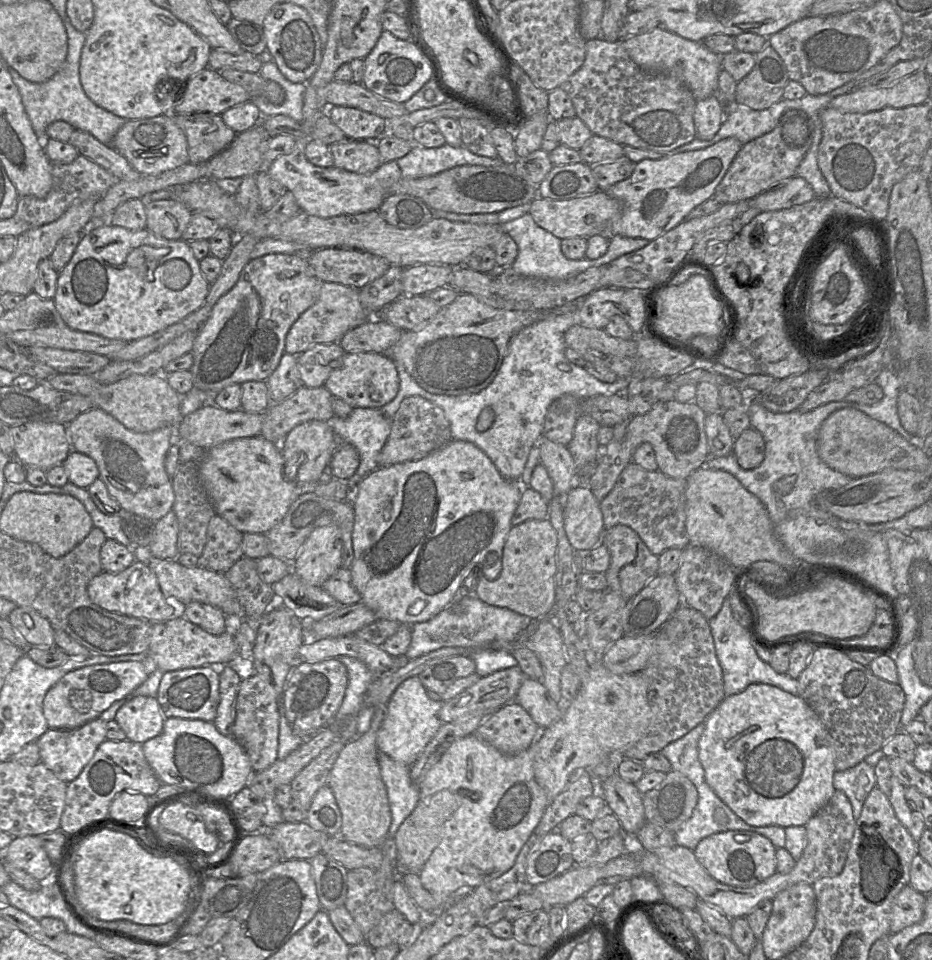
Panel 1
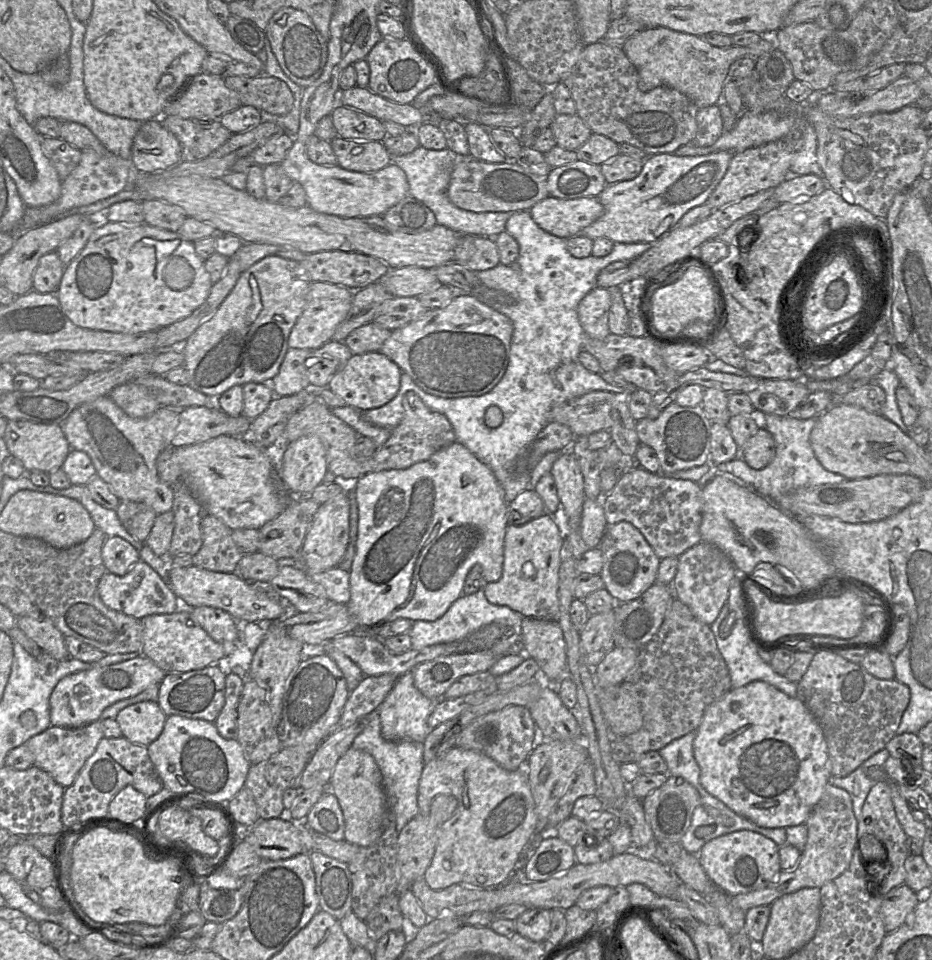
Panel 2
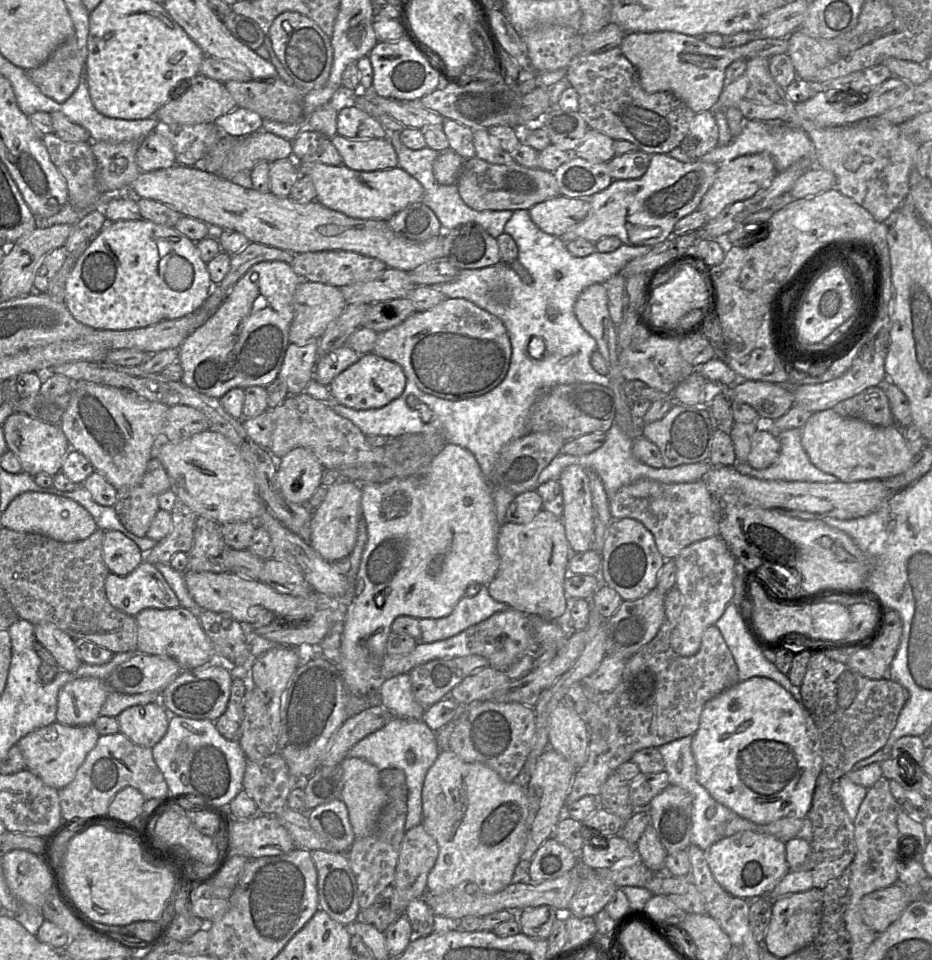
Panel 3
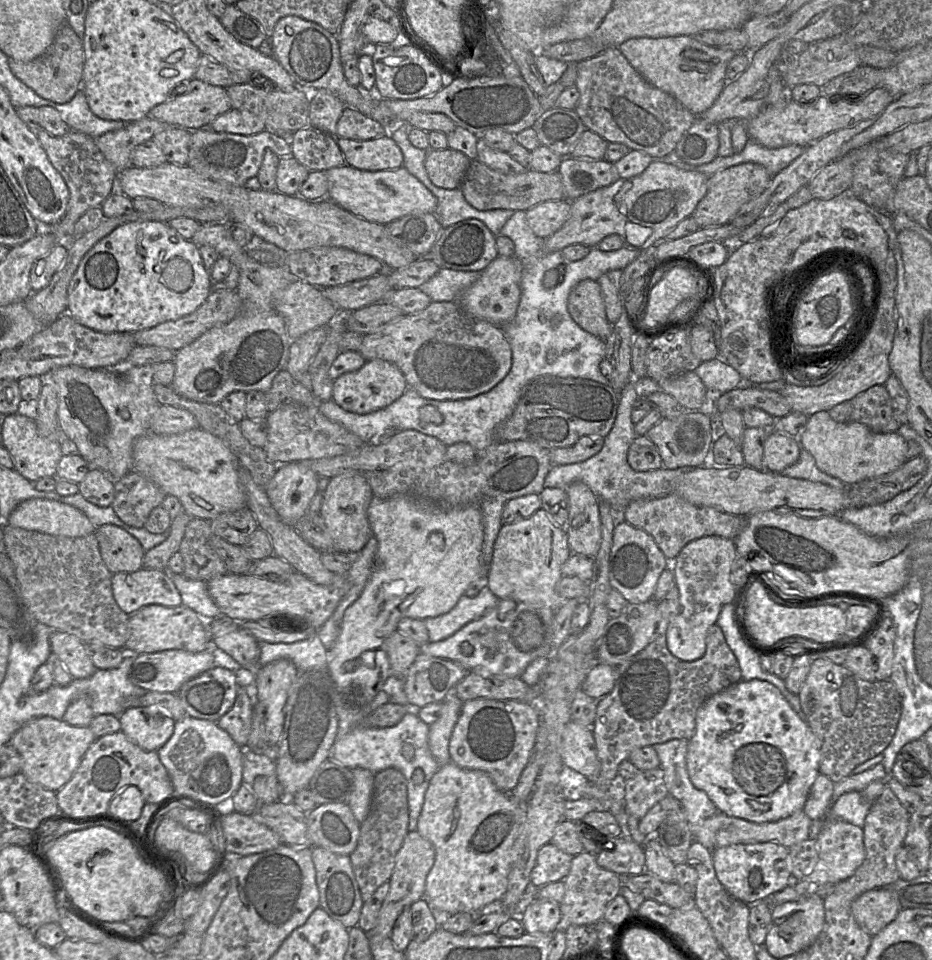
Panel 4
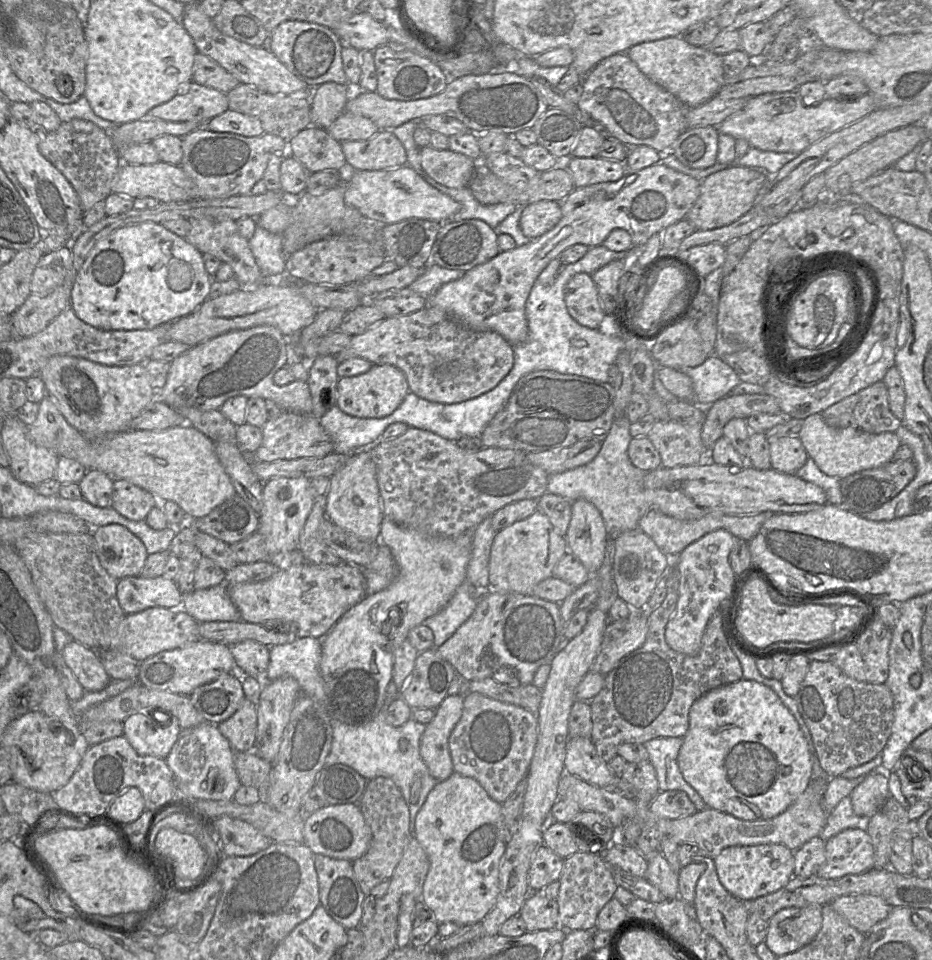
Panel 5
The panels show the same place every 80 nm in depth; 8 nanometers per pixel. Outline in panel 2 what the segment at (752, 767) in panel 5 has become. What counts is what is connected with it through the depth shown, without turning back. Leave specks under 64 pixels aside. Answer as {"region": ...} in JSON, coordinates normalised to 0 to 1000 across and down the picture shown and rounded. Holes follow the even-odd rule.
{"region":[[[820,709],[785,717],[756,740],[744,772],[745,789],[755,822],[792,849],[820,863],[864,858],[893,806],[883,760],[856,726],[848,726]]]}

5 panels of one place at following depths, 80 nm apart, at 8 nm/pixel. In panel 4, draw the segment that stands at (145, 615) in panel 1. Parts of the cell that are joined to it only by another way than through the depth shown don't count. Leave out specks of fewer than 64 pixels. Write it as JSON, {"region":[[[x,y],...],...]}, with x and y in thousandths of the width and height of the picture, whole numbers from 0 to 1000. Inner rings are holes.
{"region":[[[151,592],[146,596],[126,597],[120,600],[120,616],[129,634],[141,641],[158,630],[190,632],[195,630],[194,620],[180,597],[173,594]]]}

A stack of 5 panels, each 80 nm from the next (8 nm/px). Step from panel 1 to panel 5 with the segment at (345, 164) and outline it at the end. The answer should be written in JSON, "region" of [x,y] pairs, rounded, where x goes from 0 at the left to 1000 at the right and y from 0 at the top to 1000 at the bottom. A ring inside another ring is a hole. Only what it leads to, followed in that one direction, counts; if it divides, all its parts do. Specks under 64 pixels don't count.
{"region":[[[418,134],[394,146],[365,149],[371,170],[381,177],[403,178],[437,171],[435,154]]]}

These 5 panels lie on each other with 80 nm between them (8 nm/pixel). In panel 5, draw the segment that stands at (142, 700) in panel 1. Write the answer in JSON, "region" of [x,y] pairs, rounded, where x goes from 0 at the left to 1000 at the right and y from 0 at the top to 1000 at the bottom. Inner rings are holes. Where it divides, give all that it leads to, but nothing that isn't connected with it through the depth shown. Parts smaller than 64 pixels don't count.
{"region":[[[172,739],[142,744],[132,752],[132,766],[149,785],[173,791],[180,788],[193,761],[191,749]]]}

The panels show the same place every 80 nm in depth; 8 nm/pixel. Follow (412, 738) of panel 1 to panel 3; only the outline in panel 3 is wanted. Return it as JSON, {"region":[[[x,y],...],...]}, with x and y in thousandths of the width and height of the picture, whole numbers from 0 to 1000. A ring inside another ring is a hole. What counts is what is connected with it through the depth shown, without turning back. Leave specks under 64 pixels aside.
{"region":[[[439,701],[411,708],[405,719],[405,725],[408,734],[425,748],[453,750],[453,745],[458,738],[445,729]]]}

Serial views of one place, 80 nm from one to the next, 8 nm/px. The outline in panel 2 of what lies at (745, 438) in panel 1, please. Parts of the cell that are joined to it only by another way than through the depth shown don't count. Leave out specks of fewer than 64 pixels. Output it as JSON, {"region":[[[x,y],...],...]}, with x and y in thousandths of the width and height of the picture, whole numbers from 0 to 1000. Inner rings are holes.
{"region":[[[814,446],[793,468],[795,476],[808,489],[822,486],[832,475],[832,460],[822,446]]]}

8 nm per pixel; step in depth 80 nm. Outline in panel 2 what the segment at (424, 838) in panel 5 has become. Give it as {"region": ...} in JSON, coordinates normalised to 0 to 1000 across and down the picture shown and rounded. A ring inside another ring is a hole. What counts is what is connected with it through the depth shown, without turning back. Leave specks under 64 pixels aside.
{"region":[[[486,777],[454,799],[447,839],[452,849],[459,849],[465,831],[471,827],[485,828],[490,834],[486,849],[468,864],[468,882],[464,897],[454,916],[465,927],[475,927],[487,921],[497,921],[515,926],[539,922],[553,908],[559,888],[574,869],[576,848],[571,830],[564,797],[545,803],[520,785]]]}

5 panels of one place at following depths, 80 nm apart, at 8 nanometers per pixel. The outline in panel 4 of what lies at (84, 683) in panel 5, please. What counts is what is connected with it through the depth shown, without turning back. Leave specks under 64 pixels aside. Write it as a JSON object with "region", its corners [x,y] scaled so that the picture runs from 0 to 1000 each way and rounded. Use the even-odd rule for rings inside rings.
{"region":[[[57,657],[53,668],[56,680],[65,688],[78,707],[95,706],[105,698],[98,688],[91,670],[82,663]]]}

